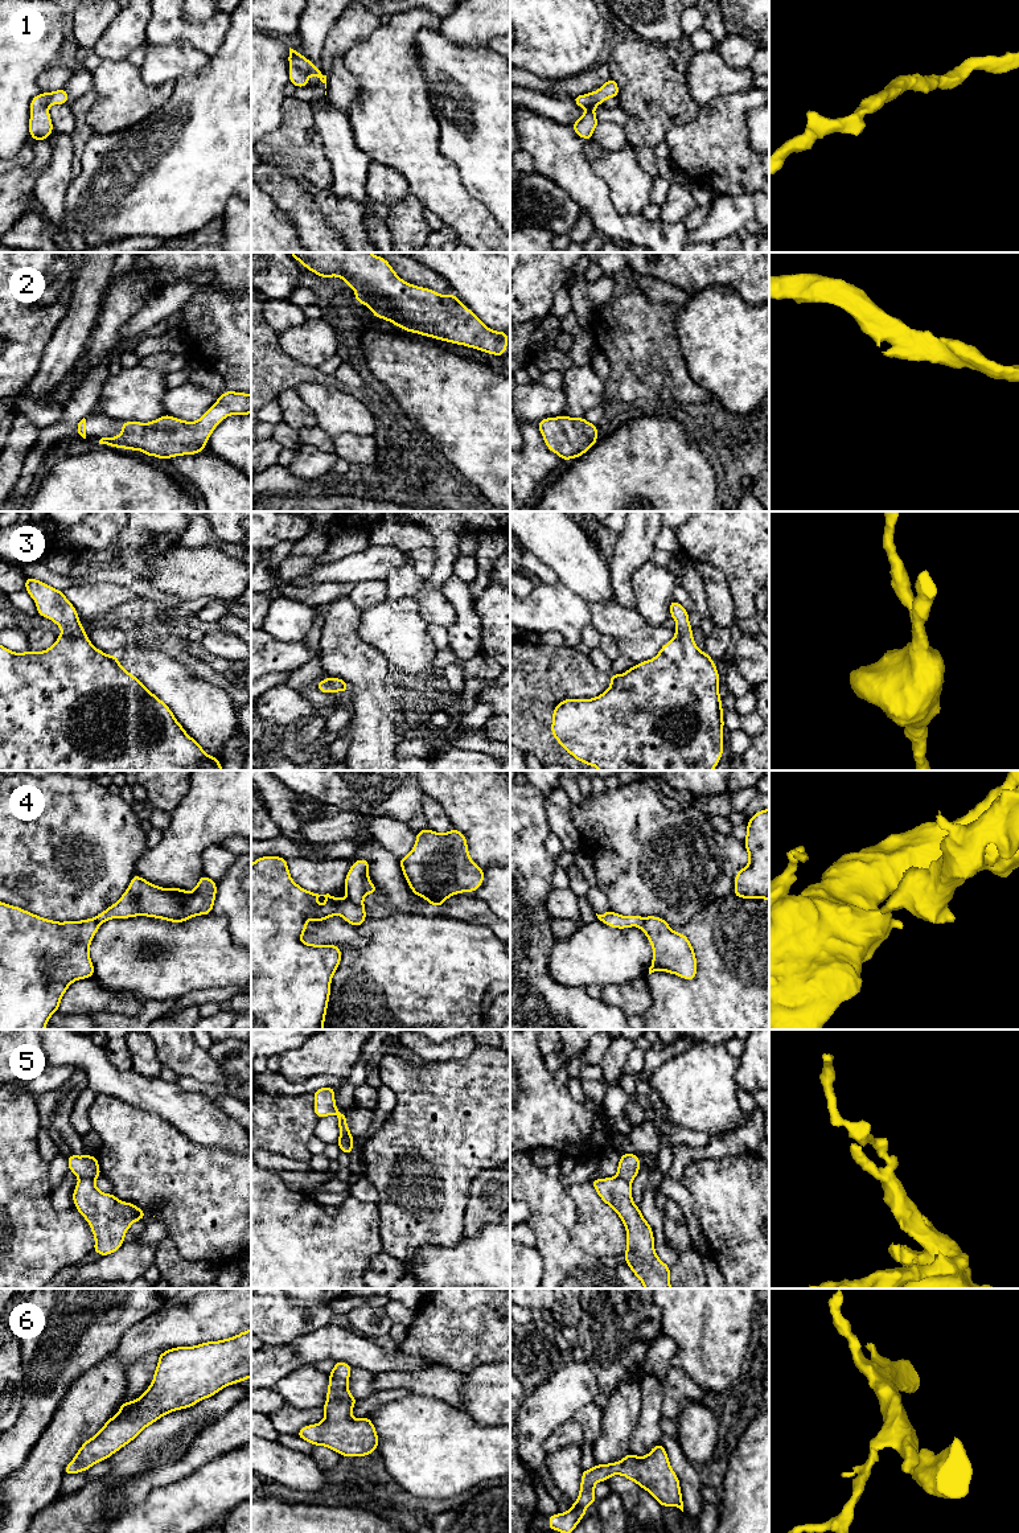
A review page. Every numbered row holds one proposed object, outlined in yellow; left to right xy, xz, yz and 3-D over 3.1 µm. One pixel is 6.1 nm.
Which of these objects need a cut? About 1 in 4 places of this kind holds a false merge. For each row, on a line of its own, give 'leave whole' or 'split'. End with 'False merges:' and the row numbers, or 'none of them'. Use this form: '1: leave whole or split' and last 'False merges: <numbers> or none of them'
1: leave whole
2: leave whole
3: leave whole
4: split
5: split
6: leave whole
False merges: 4, 5

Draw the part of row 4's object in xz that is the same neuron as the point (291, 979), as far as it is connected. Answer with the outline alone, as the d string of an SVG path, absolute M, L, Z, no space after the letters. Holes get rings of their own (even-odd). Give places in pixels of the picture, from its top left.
M260 856L251 864L251 1029L324 1029L341 949L305 944L300 937L308 920L321 922L334 915L357 928L367 917L349 897L319 895L297 885L282 856Z

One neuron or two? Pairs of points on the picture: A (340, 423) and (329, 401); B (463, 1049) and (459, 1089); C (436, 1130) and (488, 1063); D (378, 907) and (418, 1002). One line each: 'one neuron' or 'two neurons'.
A: one neuron
B: two neurons
C: one neuron
D: two neurons

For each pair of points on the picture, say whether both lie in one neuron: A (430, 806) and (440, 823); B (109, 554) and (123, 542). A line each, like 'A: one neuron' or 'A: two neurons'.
A: one neuron
B: one neuron

